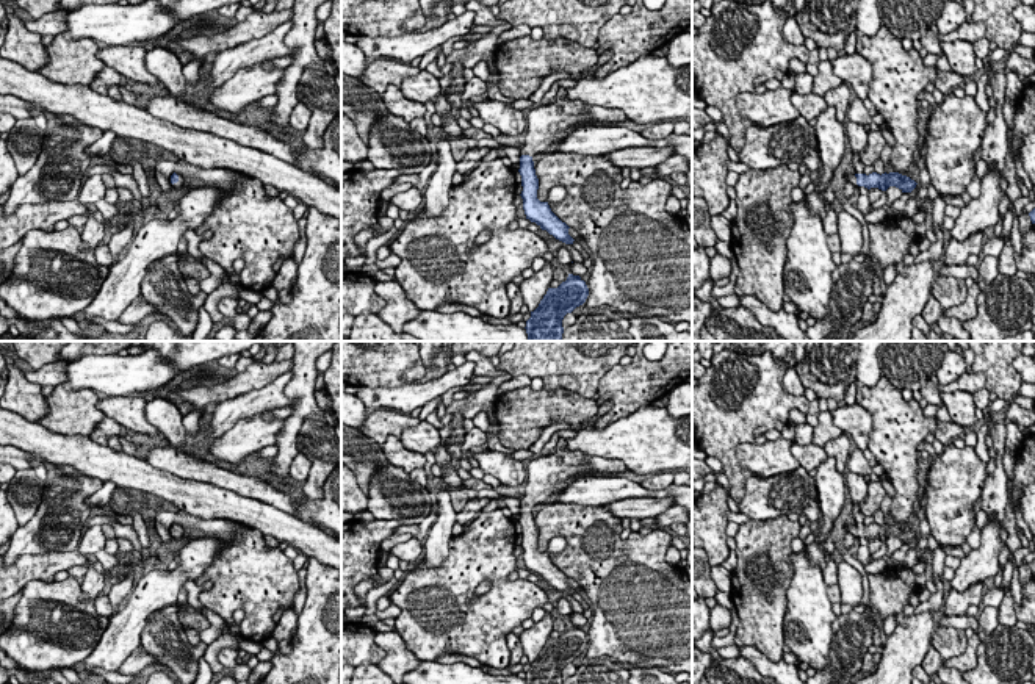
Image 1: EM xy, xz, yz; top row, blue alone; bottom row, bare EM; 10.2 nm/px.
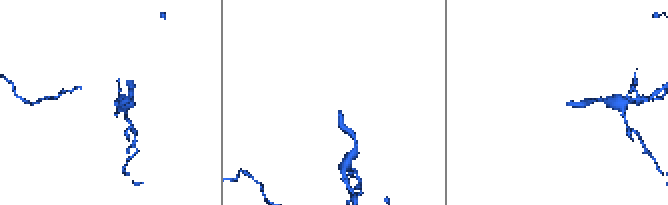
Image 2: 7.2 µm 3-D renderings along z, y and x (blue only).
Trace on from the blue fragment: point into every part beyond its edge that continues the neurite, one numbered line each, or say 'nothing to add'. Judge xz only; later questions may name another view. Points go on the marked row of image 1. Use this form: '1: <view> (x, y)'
1: xz (547, 124)

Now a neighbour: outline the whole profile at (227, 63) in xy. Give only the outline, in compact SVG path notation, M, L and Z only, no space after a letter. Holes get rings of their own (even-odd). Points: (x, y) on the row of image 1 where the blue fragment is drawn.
M291 20L283 22L263 38L251 39L219 52L211 66L207 89L215 91L222 86L240 69L252 67L265 59L291 56L293 50L283 42L287 33L291 30L291 25Z

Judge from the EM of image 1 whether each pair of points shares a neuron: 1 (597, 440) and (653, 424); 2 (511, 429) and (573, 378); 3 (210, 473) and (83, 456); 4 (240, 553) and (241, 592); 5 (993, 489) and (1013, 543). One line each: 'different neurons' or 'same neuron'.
1: same neuron
2: different neurons
3: different neurons
4: same neuron
5: different neurons

